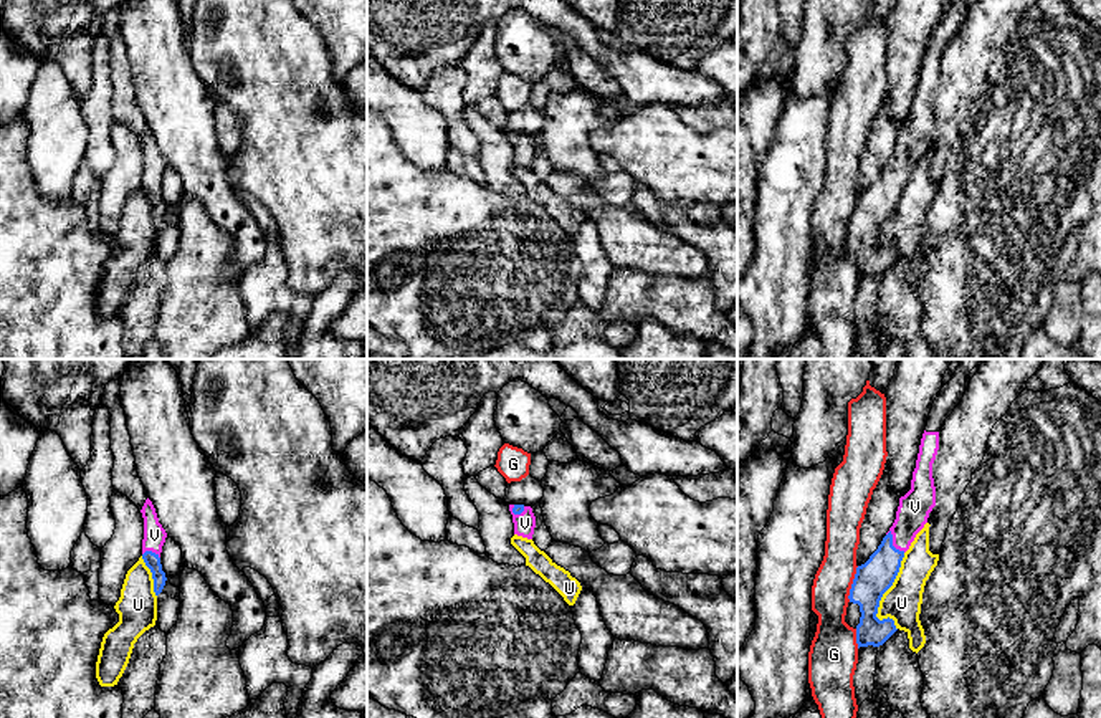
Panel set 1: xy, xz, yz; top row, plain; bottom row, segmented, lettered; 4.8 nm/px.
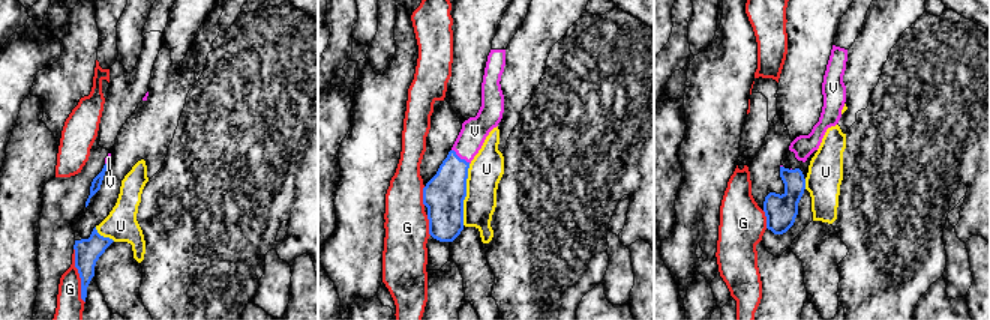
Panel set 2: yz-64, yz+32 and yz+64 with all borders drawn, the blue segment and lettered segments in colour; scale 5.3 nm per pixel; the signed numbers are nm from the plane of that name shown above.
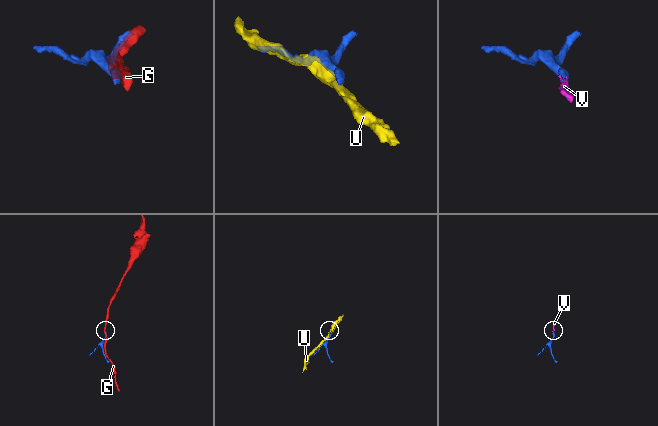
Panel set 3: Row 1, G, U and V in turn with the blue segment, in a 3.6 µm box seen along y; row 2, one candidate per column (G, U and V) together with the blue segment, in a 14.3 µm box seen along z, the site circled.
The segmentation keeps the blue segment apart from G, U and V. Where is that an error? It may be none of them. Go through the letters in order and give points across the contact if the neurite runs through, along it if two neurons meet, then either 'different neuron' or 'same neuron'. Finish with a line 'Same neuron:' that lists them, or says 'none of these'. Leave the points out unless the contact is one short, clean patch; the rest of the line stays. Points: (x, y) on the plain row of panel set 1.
G: different neuron
U: different neuron
V: runs through yz (873, 207), (891, 181), (891, 172), (910, 151), (915, 136); same neuron
Same neuron: V

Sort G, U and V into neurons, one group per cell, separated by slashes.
G / U / V

